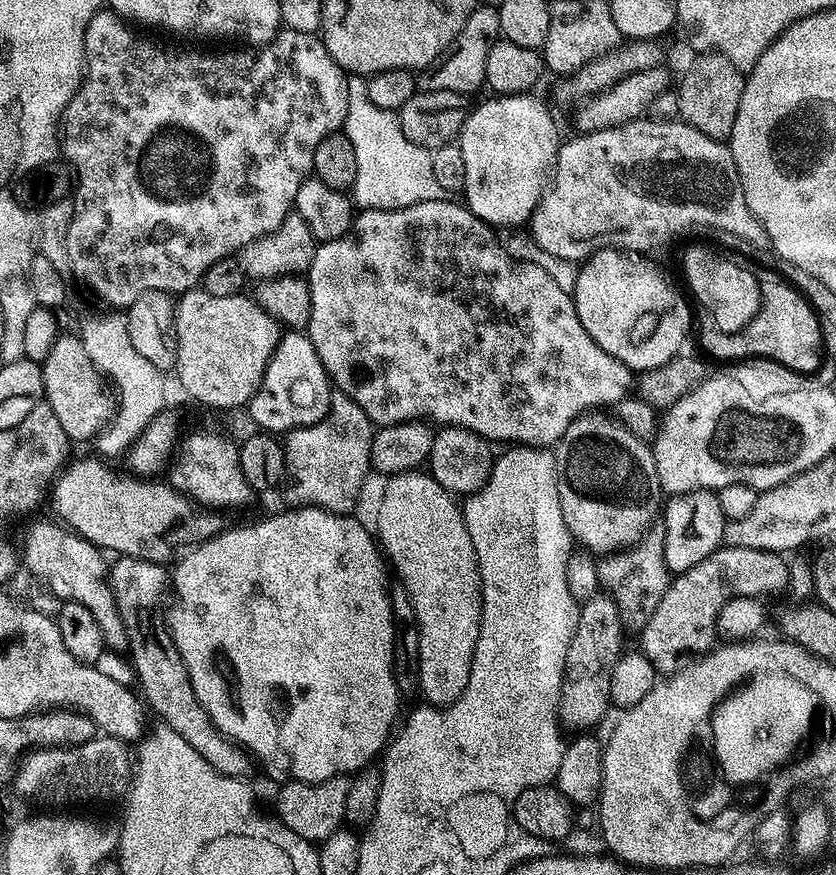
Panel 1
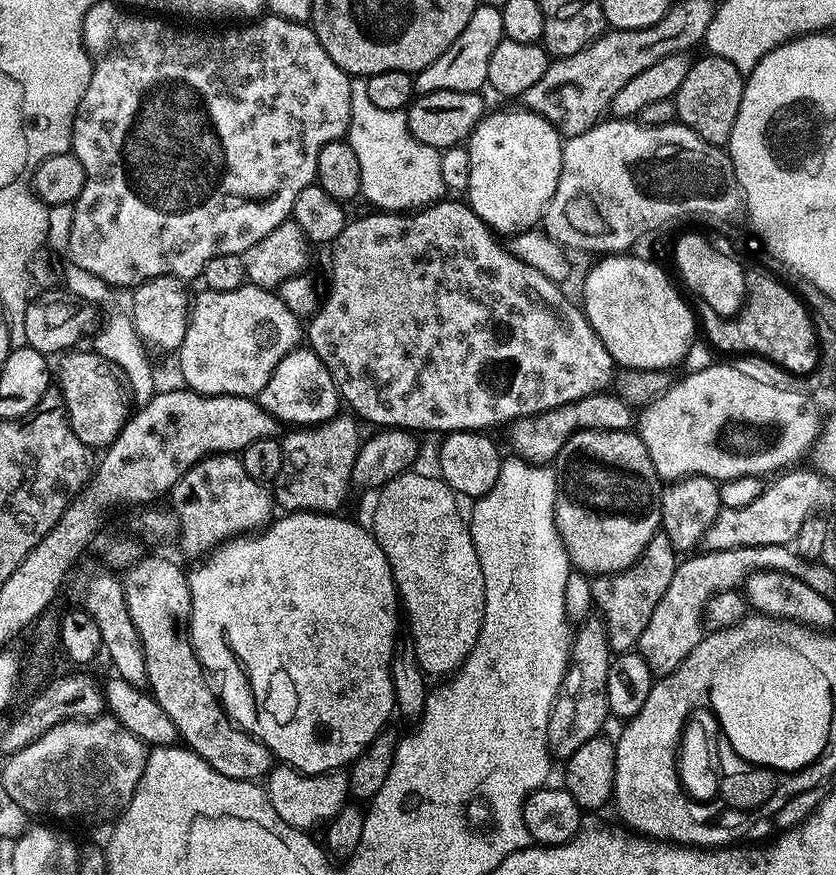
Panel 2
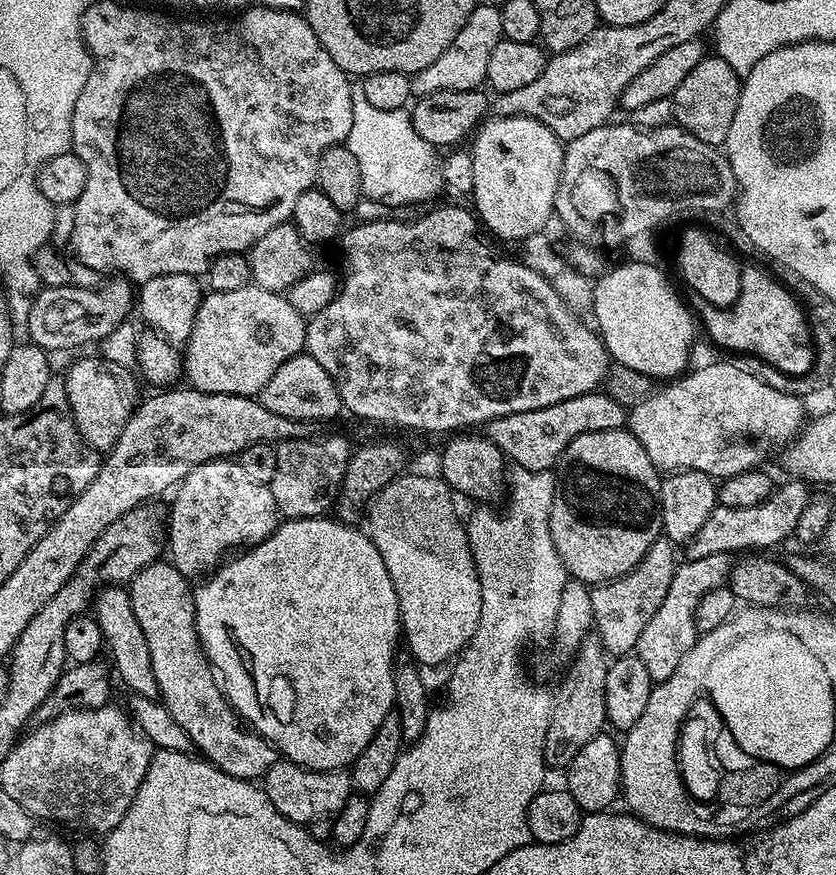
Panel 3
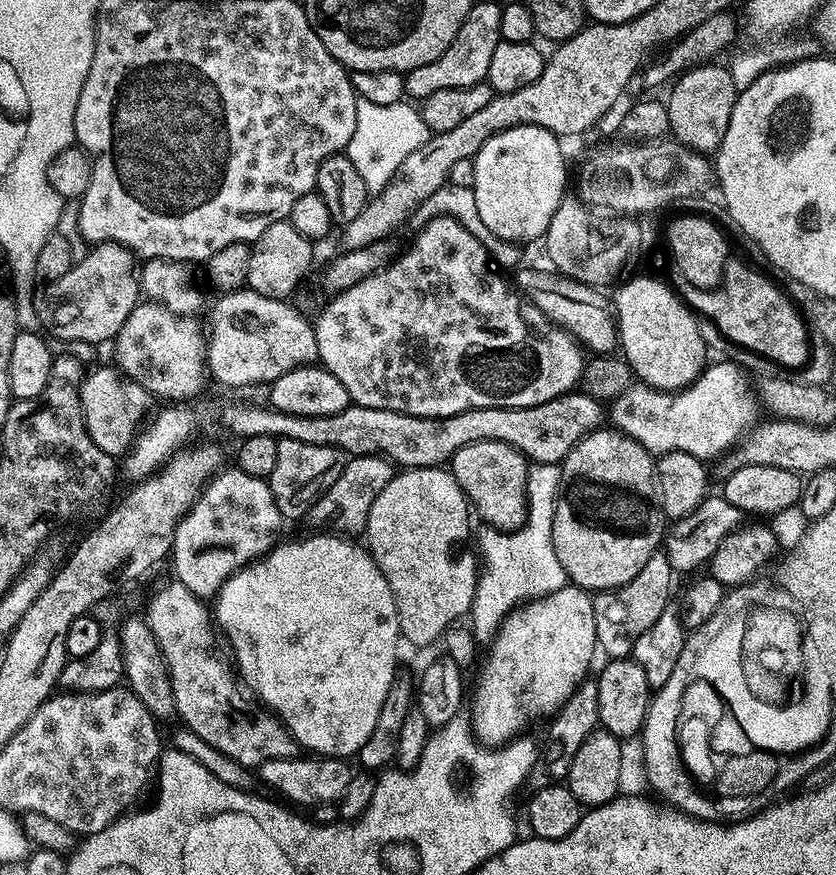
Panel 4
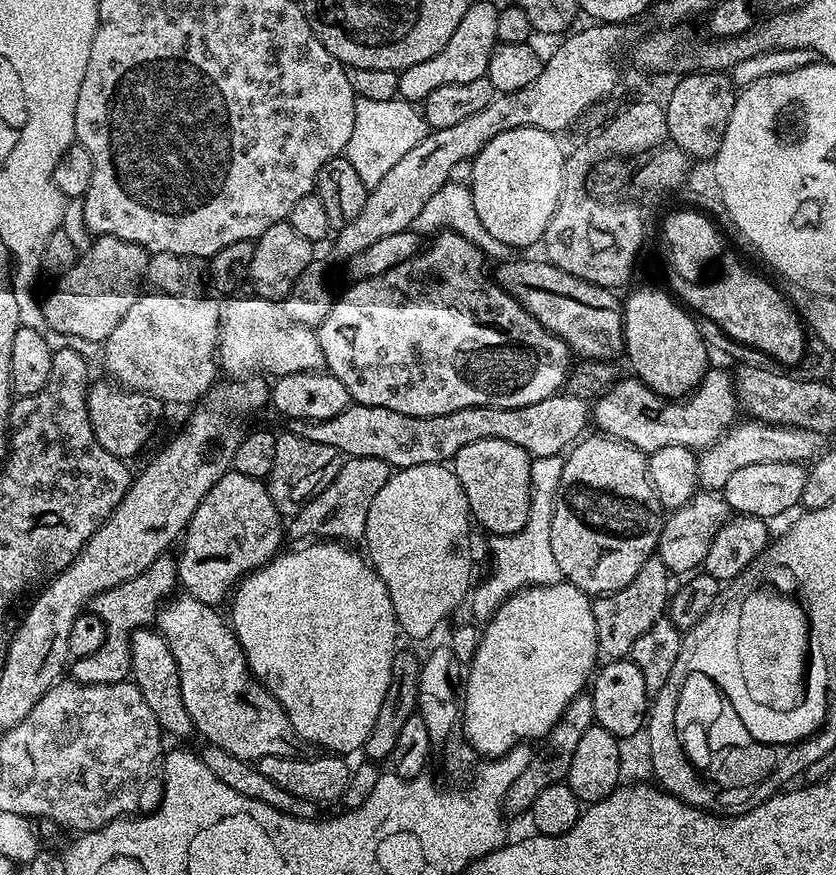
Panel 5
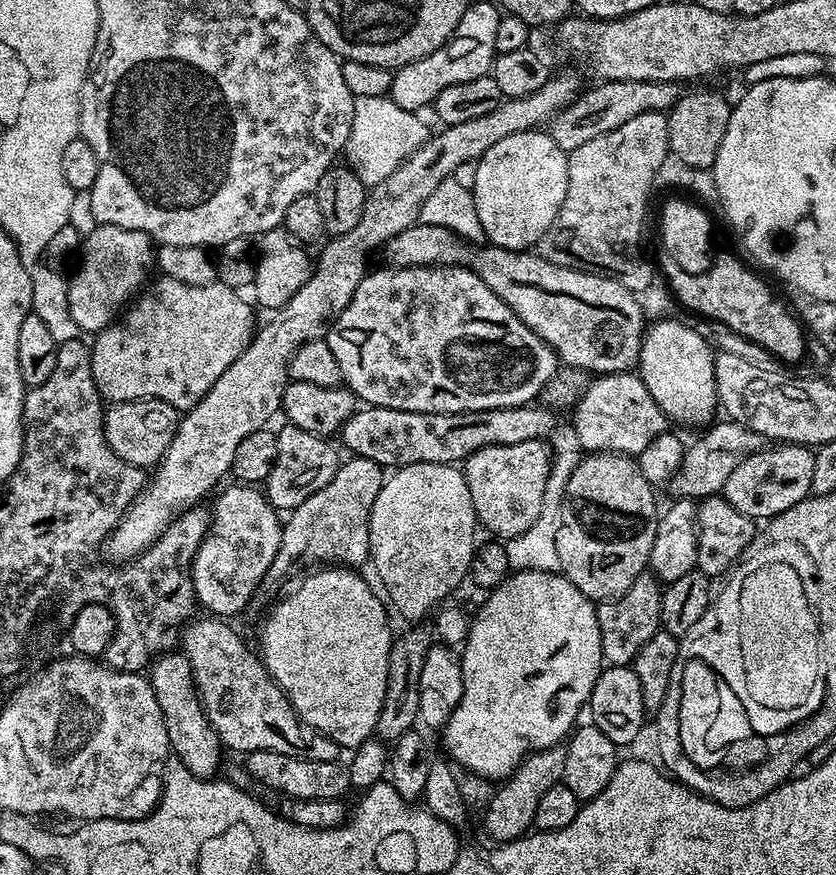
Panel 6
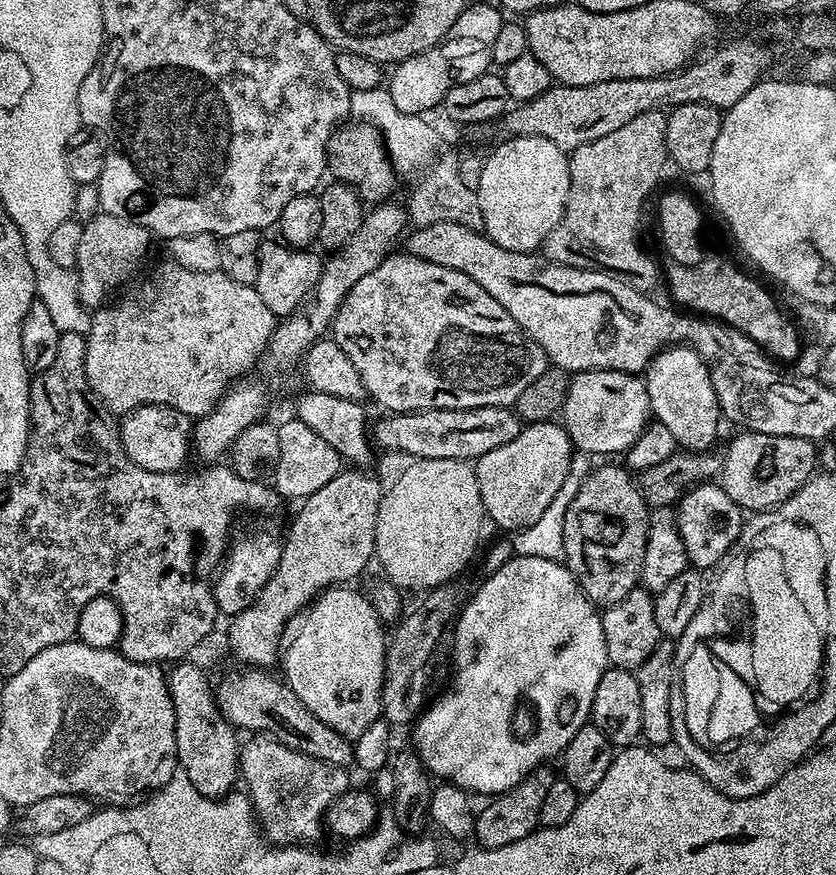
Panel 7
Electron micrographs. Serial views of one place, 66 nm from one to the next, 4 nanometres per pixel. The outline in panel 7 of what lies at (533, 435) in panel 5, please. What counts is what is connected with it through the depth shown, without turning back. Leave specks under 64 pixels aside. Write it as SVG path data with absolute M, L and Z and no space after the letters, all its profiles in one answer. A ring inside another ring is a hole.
M482 406L481 408L427 408L421 412L397 412L395 414L385 415L385 420L375 421L374 424L374 440L377 445L380 444L384 448L389 448L392 452L405 452L408 458L419 458L421 460L462 460L465 462L475 462L482 454L486 454L490 450L498 450L498 446L506 446L506 442L510 442L514 438L518 438L522 421L511 407L505 406Z

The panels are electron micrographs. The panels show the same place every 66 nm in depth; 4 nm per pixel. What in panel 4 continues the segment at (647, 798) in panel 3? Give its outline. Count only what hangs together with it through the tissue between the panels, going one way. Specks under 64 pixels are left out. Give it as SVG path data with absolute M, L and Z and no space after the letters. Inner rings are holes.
M685 643L682 654L674 665L674 671L670 674L670 679L661 688L653 691L650 707L646 710L644 727L638 733L638 741L640 740L640 752L644 755L644 776L648 779L649 786L661 796L659 799L667 807L679 809L686 816L712 822L716 820L718 810L711 809L699 795L693 792L686 779L684 768L680 768L679 761L676 760L676 744L672 741L672 728L680 717L680 702L686 694L684 684L688 681L688 671L692 669L693 654L692 647Z

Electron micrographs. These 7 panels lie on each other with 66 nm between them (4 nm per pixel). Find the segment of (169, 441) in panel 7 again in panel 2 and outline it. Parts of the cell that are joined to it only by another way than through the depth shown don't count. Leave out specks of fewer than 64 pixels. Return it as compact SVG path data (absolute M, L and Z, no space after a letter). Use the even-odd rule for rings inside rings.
M69 350L59 357L60 365L55 365L54 380L64 400L64 409L68 412L68 424L78 434L78 438L90 450L103 450L118 438L128 421L129 393L118 375L117 369L102 358L96 351L80 352Z

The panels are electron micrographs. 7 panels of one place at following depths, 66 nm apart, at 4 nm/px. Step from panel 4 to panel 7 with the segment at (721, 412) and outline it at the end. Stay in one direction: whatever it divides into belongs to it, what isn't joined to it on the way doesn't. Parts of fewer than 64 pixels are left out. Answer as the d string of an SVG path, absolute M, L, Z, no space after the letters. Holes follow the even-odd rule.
M595 368L589 372L575 373L568 381L568 389L566 390L566 398L564 399L564 407L562 409L562 423L565 430L568 432L568 437L572 440L573 449L577 453L587 454L589 457L604 456L600 458L608 458L611 452L620 452L620 454L627 453L630 446L634 446L634 442L638 438L638 434L642 434L642 430L650 423L652 416L652 407L650 406L650 398L646 394L646 386L643 379L639 375L631 372L615 372L614 370L606 370L605 368Z

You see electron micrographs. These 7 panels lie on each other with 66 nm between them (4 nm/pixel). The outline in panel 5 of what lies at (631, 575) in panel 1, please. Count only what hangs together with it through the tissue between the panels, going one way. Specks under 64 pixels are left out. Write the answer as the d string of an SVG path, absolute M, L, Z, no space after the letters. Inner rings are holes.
M652 555L642 562L642 570L634 574L634 579L622 590L609 592L607 596L597 596L592 600L592 613L596 627L596 642L601 653L608 660L622 660L631 653L634 642L654 626L668 611L670 573L658 555Z

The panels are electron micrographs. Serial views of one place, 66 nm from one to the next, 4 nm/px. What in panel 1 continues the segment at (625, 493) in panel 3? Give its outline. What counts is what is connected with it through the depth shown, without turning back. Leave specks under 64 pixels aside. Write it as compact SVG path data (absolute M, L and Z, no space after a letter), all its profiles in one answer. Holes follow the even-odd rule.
M585 414L566 430L559 444L555 445L558 498L562 506L562 518L572 539L581 549L592 554L611 554L636 544L649 528L662 508L662 489L651 447L640 440L619 420L604 414Z

